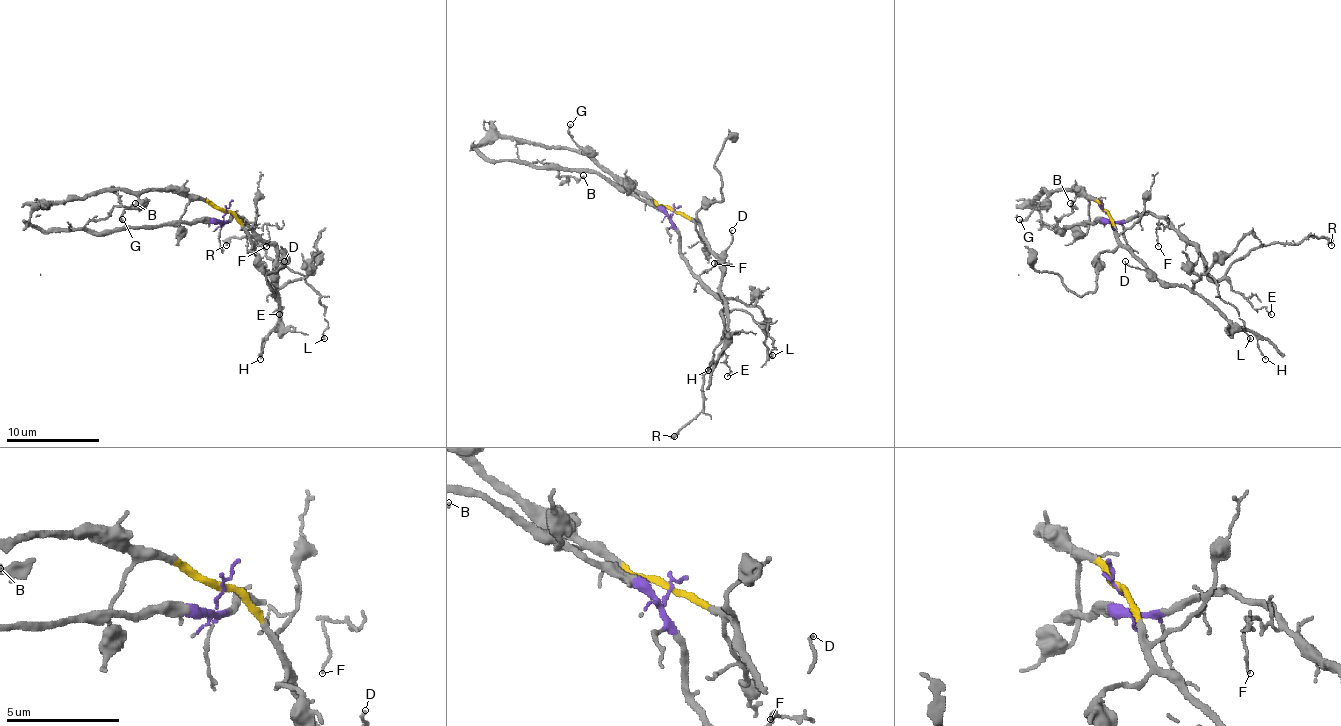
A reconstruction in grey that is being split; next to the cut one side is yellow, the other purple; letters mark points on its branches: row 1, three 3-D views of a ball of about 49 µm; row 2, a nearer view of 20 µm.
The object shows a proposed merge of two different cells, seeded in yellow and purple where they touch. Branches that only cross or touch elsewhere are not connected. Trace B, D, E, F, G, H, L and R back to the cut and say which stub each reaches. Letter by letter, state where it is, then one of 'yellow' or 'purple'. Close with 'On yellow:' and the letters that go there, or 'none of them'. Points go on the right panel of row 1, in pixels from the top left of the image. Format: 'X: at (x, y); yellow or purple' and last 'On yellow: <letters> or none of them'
B: at (1070, 203); purple
D: at (1125, 261); yellow
E: at (1271, 314); purple
F: at (1158, 246); purple
G: at (1019, 219); yellow
H: at (1265, 359); yellow
L: at (1250, 338); purple
R: at (1331, 245); purple
On yellow: D, G, H

